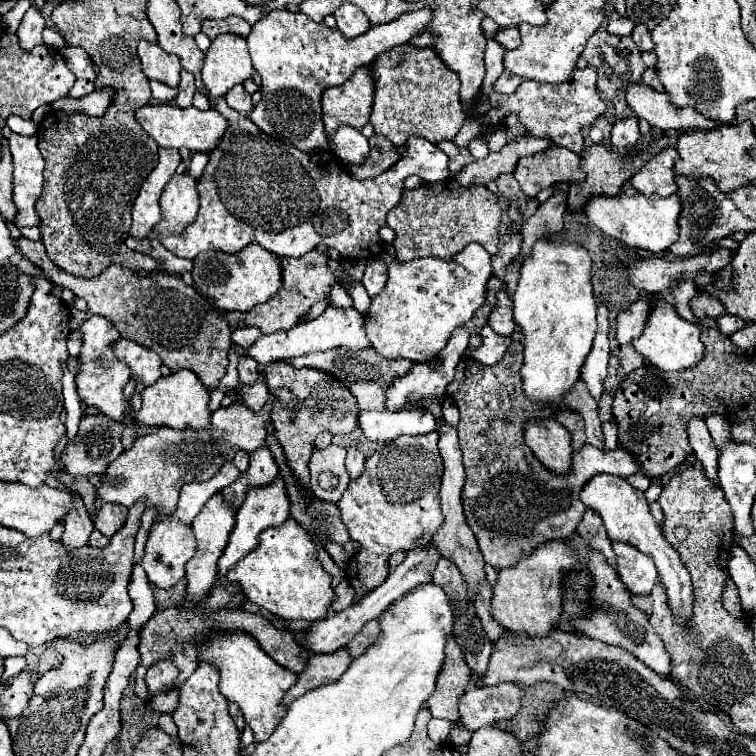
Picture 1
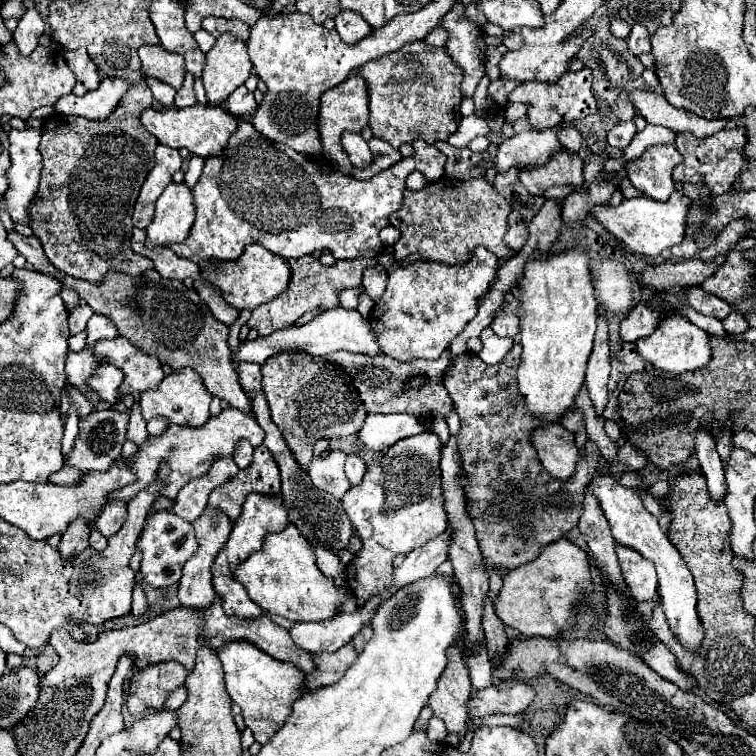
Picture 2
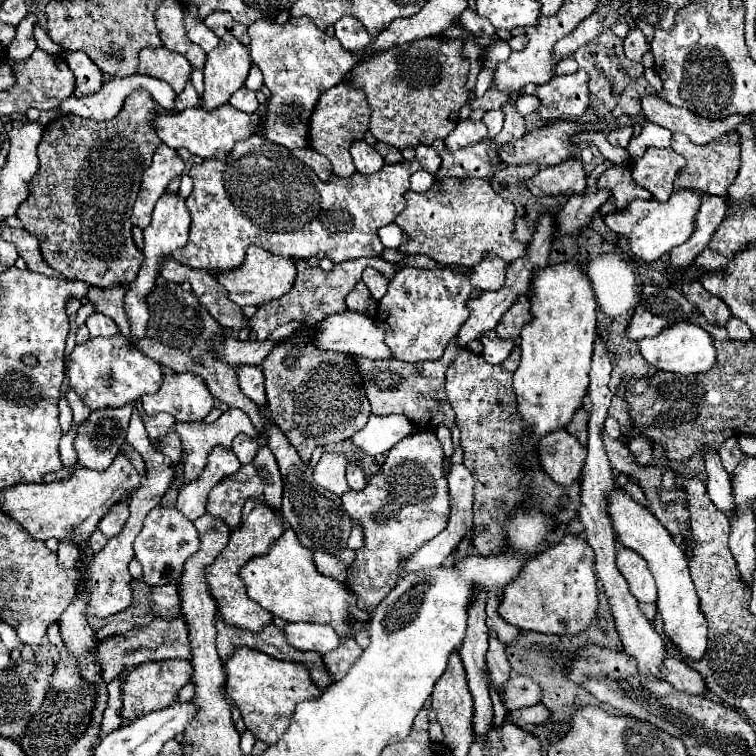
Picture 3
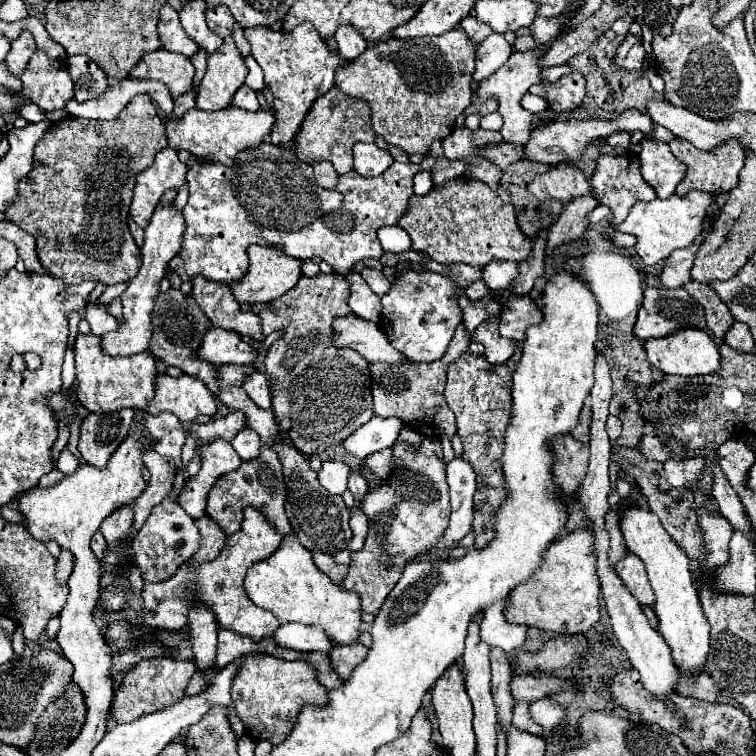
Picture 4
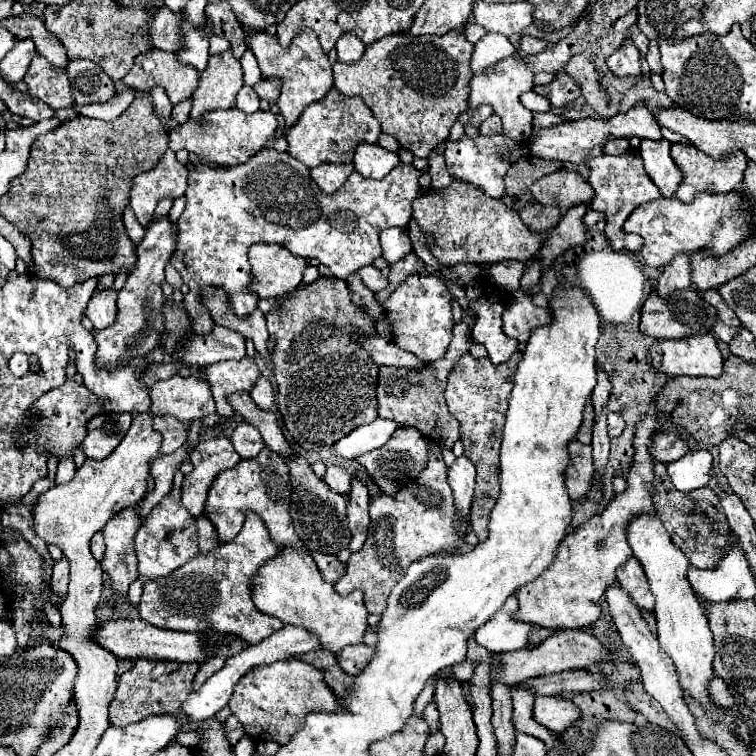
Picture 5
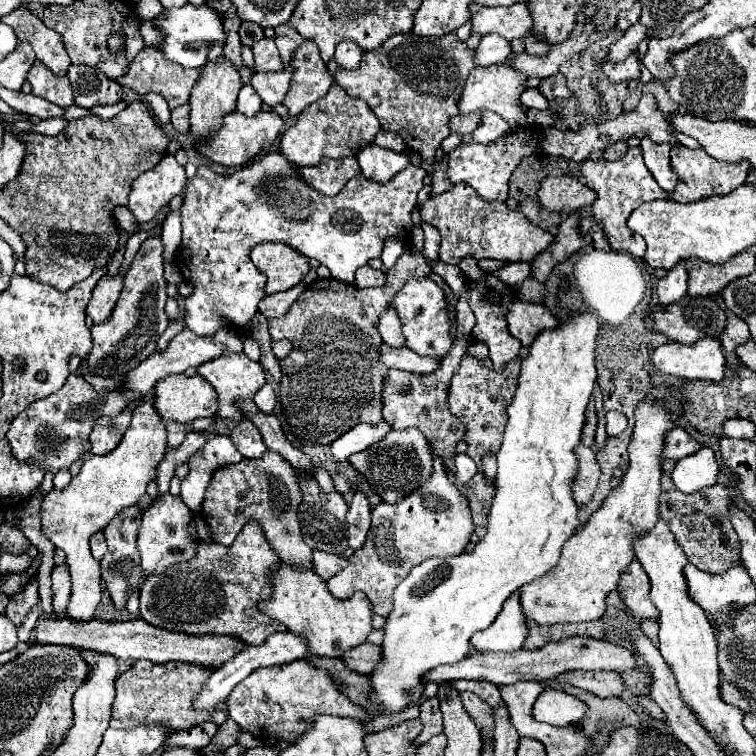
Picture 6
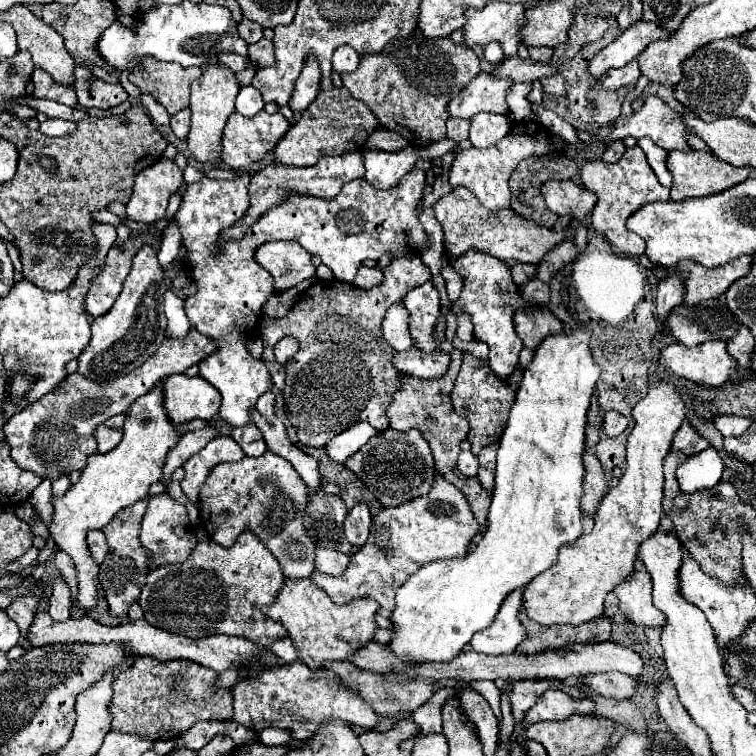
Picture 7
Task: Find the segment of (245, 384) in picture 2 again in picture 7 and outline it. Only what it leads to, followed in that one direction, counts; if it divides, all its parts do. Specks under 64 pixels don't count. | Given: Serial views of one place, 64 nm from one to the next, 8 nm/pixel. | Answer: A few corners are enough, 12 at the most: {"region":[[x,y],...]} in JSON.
{"region":[[270,390],[258,398],[256,410],[266,420],[274,418],[274,394]]}

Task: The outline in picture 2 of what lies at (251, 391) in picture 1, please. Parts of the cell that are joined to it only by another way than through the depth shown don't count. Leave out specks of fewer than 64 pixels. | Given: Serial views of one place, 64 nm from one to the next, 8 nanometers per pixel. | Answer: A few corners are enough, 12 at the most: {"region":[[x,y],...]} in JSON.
{"region":[[250,396],[264,446],[282,474],[290,522],[314,548],[344,550],[352,526],[340,500],[316,490],[270,420]]}

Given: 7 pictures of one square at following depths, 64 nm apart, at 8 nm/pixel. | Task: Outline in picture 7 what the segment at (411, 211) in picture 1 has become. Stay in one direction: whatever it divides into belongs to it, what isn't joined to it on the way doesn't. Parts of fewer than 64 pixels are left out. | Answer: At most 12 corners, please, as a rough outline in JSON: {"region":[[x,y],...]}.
{"region":[[464,186],[434,204],[450,260],[538,264],[564,240]]}

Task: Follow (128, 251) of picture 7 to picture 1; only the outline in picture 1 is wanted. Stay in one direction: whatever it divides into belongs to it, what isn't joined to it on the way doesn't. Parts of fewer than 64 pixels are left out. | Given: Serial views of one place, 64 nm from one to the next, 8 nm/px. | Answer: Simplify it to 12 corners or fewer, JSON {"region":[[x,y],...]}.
{"region":[[104,316],[80,326],[76,388],[84,406],[136,438],[124,388],[130,370],[112,352],[120,338]]}

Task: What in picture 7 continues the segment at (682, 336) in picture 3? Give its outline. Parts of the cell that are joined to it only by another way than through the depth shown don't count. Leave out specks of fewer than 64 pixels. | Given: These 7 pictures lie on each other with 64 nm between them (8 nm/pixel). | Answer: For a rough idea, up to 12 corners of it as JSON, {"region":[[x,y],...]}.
{"region":[[726,342],[696,348],[670,344],[660,366],[706,386],[736,374]]}

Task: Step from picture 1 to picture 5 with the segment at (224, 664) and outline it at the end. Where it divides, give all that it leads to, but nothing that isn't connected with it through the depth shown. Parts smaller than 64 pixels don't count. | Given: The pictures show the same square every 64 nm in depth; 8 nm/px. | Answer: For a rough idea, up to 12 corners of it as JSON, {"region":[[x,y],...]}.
{"region":[[300,660],[248,670],[228,708],[254,742],[286,744],[308,710],[336,712]]}

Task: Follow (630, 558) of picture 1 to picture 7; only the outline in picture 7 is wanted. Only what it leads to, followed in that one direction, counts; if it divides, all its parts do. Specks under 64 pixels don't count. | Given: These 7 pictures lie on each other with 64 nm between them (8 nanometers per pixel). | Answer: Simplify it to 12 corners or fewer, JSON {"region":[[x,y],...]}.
{"region":[[640,560],[616,588],[620,612],[640,626],[664,626],[652,578]]}

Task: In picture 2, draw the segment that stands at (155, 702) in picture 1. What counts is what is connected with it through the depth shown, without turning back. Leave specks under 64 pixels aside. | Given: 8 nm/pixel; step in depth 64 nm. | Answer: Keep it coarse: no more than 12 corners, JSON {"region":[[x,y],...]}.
{"region":[[184,688],[176,690],[164,702],[164,708],[178,710],[186,700]]}

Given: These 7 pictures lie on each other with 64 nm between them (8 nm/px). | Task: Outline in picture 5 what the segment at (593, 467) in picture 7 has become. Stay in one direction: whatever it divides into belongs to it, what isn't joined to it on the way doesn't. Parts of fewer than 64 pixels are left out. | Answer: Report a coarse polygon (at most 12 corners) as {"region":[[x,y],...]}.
{"region":[[568,444],[566,490],[582,500],[592,480],[592,448]]}

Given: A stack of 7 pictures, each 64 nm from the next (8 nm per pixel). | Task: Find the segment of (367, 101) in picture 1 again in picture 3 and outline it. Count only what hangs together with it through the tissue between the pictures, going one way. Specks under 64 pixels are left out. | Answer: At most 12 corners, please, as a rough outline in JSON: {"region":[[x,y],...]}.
{"region":[[350,82],[326,90],[310,146],[338,176],[356,172],[350,142],[364,138],[370,106]]}

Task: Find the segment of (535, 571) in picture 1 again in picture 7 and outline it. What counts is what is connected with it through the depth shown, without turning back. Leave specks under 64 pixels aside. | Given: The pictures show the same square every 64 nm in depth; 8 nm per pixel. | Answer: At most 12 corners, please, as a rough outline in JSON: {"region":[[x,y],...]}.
{"region":[[668,382],[634,406],[626,470],[594,528],[522,596],[530,620],[584,624],[662,516],[662,460],[686,406]]}

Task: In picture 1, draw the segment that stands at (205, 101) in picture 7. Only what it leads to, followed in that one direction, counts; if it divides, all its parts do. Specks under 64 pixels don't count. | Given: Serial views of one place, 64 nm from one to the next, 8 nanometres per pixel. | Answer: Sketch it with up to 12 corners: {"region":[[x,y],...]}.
{"region":[[246,38],[212,40],[202,80],[212,100],[248,80]]}

